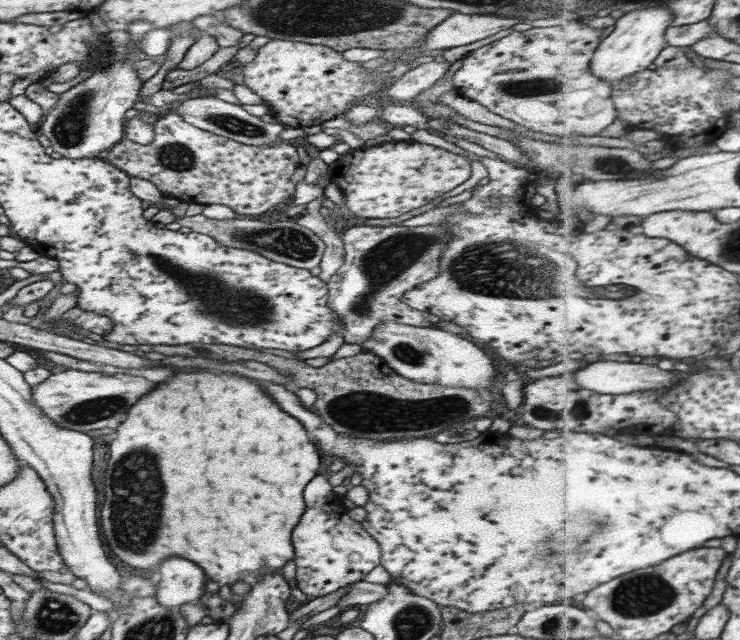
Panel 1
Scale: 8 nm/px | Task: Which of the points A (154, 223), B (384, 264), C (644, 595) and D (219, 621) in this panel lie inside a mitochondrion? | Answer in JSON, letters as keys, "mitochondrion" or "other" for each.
{"A":"other","B":"mitochondrion","C":"mitochondrion","D":"other"}

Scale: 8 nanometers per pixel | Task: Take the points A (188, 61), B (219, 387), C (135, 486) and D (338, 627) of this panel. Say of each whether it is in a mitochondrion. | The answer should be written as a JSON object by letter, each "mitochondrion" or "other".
{"A":"other","B":"other","C":"mitochondrion","D":"other"}

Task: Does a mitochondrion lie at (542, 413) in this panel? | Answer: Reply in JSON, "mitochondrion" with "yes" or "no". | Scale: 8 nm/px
{"mitochondrion":"yes"}

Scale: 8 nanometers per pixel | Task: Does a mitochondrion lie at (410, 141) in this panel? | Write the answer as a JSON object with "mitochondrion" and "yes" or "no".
{"mitochondrion":"no"}

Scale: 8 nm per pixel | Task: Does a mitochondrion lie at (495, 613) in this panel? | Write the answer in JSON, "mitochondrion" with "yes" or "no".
{"mitochondrion":"no"}

